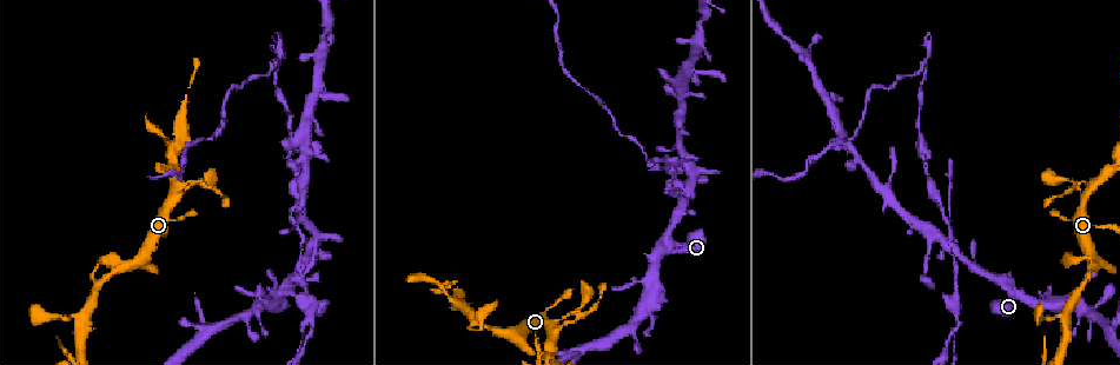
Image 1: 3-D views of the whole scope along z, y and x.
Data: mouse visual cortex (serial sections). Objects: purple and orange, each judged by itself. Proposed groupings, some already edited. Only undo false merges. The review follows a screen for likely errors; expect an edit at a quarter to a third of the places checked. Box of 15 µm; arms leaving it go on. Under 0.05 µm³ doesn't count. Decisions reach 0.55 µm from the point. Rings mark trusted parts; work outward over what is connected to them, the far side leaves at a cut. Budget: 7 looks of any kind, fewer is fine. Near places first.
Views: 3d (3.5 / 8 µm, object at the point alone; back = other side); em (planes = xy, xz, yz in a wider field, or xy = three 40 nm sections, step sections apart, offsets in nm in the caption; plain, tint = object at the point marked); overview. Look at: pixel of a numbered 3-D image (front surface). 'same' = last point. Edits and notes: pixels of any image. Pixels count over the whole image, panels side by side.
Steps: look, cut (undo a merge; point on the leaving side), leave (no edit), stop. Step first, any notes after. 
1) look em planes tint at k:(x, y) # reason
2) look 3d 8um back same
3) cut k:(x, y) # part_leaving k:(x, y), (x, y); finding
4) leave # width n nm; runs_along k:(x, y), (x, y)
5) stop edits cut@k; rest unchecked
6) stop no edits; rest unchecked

look 3d 3.5um at 1:(176, 196) # small branch off a trunk

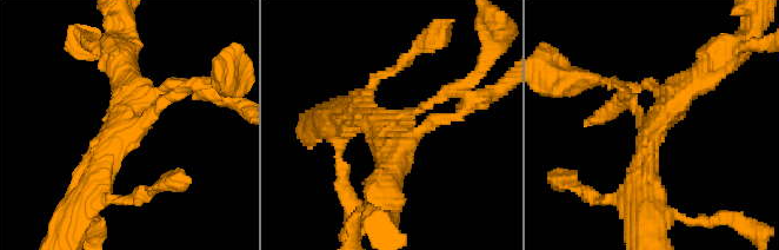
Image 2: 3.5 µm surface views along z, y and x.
look em planes tint at 2:(384, 128) # shape alone is not enough

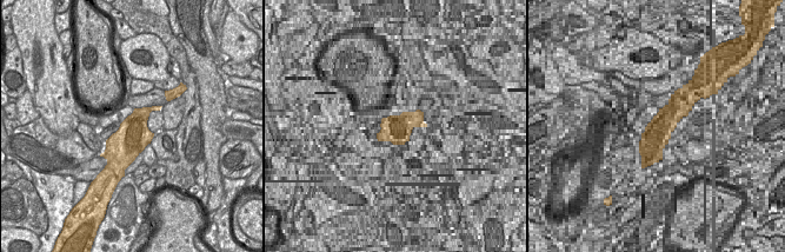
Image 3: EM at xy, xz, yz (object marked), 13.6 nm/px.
leave # arm_widths 150, 200, 400, 400 nm; all the same cell

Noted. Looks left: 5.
look 3d 8um at 1:(475, 325) # arms part here

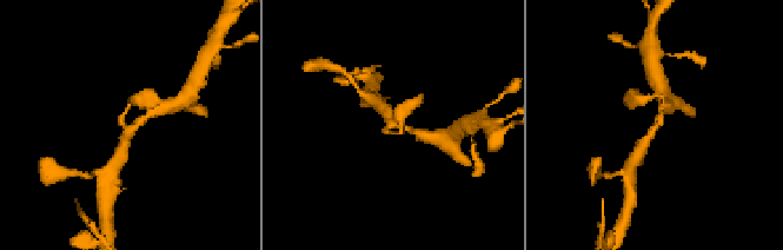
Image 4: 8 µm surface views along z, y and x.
look em xy step 5 tint at 4:(130, 126) # arms 3; arm_widths 150, 200, 350 nm

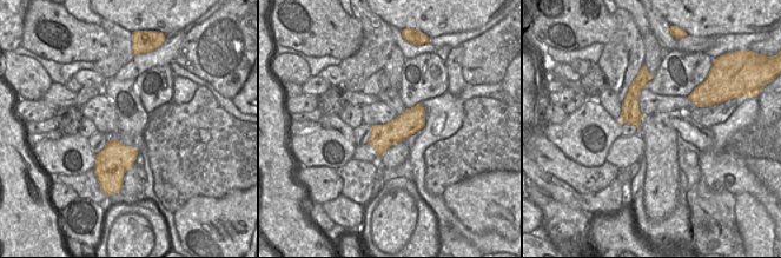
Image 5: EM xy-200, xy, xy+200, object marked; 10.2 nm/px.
leave # width 260 nm; runs_along 4:(156, 106), (126, 133), (118, 156); continuous, no second cell

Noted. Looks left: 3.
look 3d 3.5um at 1:(290, 293) # a fork

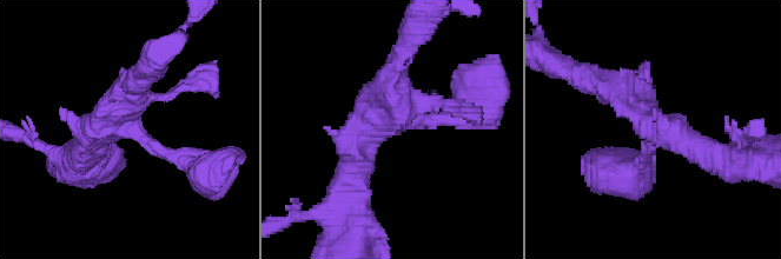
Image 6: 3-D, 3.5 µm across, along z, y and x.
look em xy step 1 tint at 6:(129, 126) # arms 3; arm_widths 200, 400, 400 nm; need the tissue

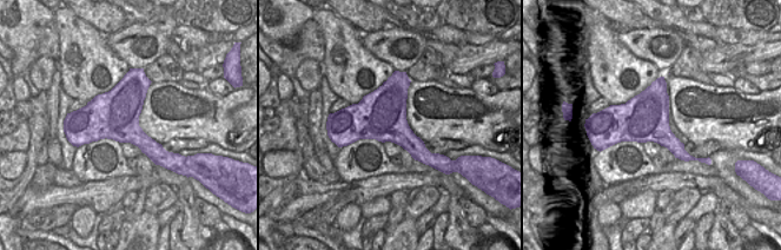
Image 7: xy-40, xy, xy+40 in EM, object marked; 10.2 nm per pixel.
leave # runs_along 6:(192, 165), (127, 126), (131, 82); continuous, no second cell

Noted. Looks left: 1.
stop no edits; rest unchecked

